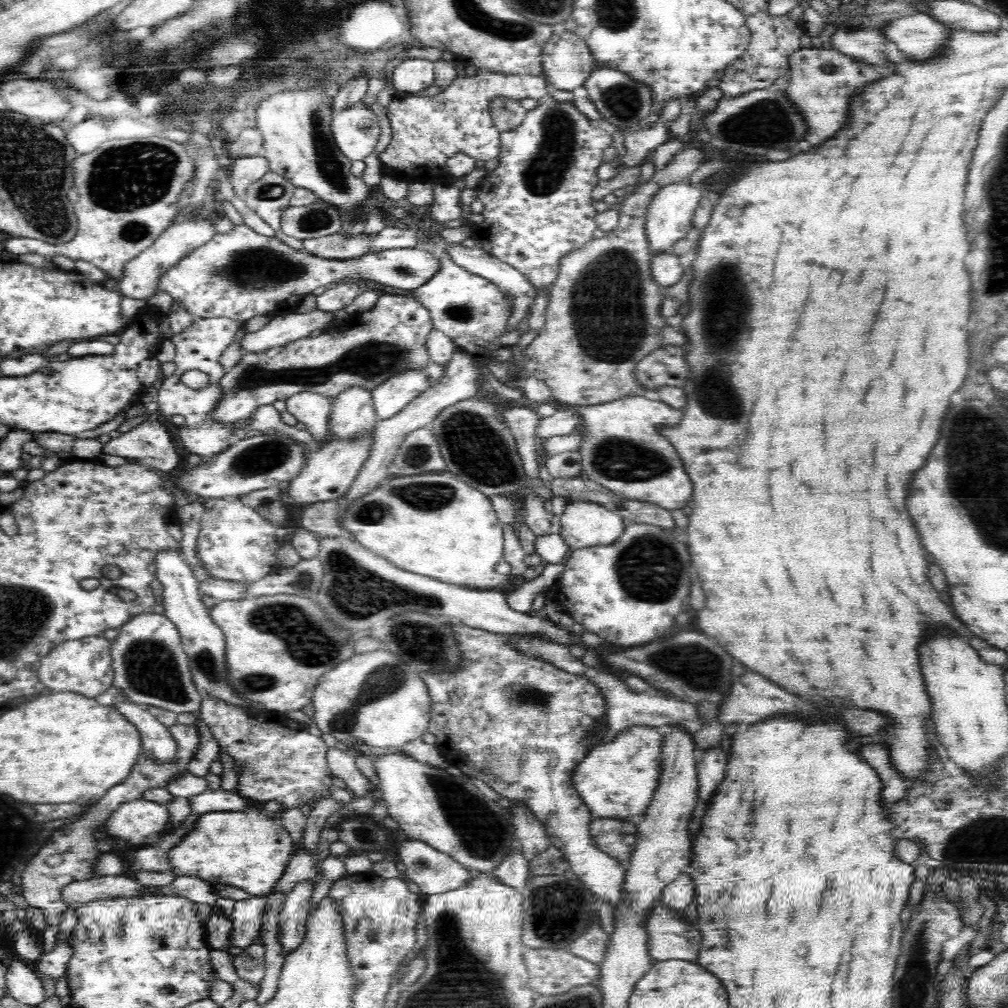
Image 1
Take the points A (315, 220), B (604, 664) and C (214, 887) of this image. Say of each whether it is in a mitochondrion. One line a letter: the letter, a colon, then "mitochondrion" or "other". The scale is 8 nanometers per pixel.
A: mitochondrion
B: other
C: other

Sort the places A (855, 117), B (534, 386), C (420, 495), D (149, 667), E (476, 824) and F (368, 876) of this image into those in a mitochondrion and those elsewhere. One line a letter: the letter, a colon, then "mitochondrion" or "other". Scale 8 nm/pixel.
A: other
B: other
C: mitochondrion
D: mitochondrion
E: mitochondrion
F: other

